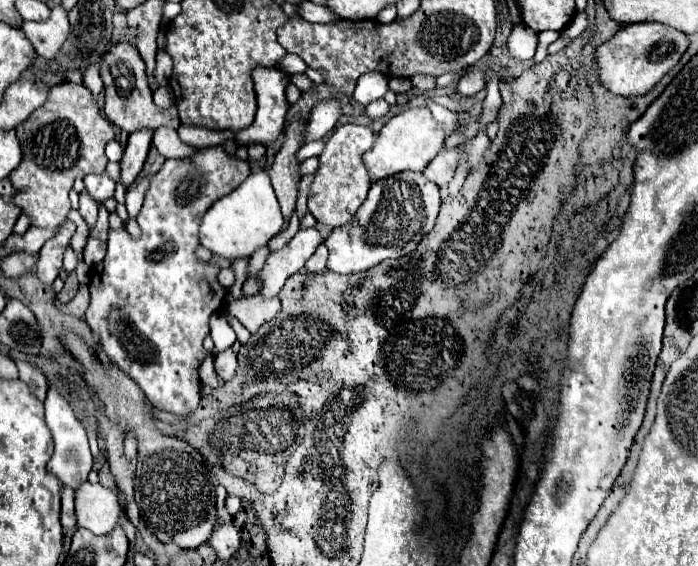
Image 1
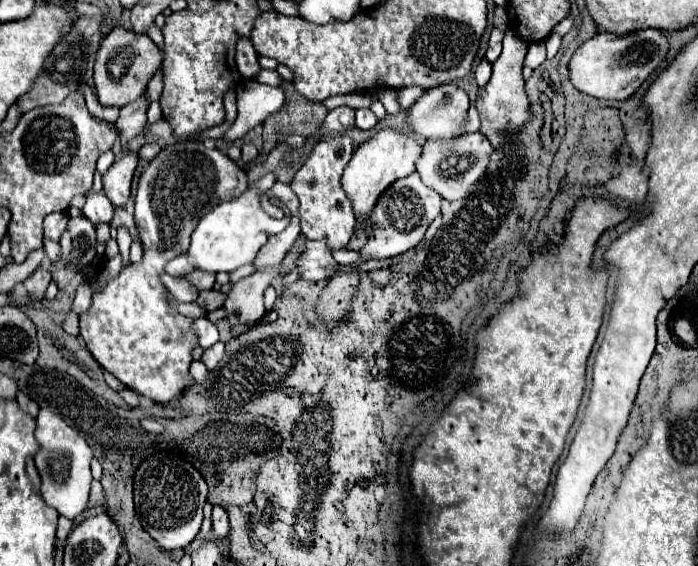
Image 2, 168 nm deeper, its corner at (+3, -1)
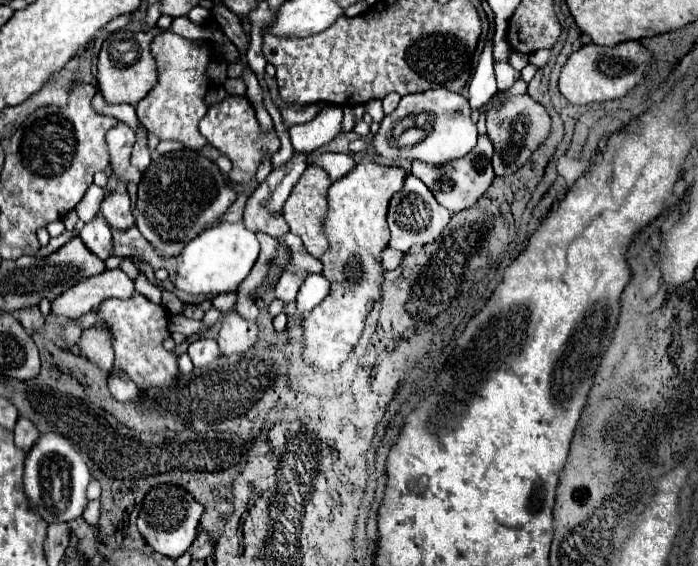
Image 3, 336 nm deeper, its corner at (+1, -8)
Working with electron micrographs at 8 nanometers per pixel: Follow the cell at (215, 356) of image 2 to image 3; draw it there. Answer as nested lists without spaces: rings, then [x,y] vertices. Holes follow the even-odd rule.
[[[201,338],[201,340],[193,342],[193,344],[189,344],[187,354],[189,354],[189,358],[193,360],[193,364],[197,368],[205,368],[211,362],[215,362],[215,356],[217,356],[217,360],[221,356],[217,342],[215,340],[209,340],[209,338]]]

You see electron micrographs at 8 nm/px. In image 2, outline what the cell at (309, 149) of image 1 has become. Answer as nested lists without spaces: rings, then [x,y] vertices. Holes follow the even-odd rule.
[[[267,173],[235,201],[219,203],[199,221],[197,229],[191,235],[191,245],[187,251],[189,263],[193,263],[195,269],[205,273],[221,273],[221,271],[231,273],[247,263],[253,263],[259,249],[267,243],[267,237],[281,233],[289,225],[289,221],[277,221],[261,209],[261,199],[265,197],[267,189],[273,187],[275,181],[277,181],[275,175]]]

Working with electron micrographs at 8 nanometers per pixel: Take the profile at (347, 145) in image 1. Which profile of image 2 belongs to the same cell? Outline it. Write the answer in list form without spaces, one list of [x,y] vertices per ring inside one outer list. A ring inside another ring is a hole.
[[[333,135],[321,139],[291,181],[291,189],[299,199],[301,233],[307,239],[323,241],[329,249],[343,249],[349,243],[353,235],[351,231],[355,227],[355,215],[351,203],[347,201],[345,191],[341,189],[341,175],[351,159],[351,153],[353,153],[353,141],[349,135]]]

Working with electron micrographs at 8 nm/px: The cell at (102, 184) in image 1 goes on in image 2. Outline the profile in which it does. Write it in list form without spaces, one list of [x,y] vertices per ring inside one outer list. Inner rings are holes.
[[[89,193],[87,195],[87,203],[83,207],[83,215],[93,223],[109,223],[113,219],[113,205],[109,203],[109,199],[101,193]]]

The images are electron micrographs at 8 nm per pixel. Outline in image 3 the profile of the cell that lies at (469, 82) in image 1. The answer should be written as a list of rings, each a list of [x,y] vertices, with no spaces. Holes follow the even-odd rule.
[[[437,88],[437,90],[427,90],[427,92],[403,96],[399,106],[397,106],[397,110],[383,118],[381,128],[379,128],[379,132],[375,134],[375,140],[373,140],[373,150],[377,154],[385,156],[385,158],[411,158],[411,160],[423,160],[423,162],[429,162],[429,164],[445,164],[445,162],[451,162],[451,160],[461,158],[467,152],[471,152],[475,144],[477,144],[477,126],[471,122],[469,102],[457,92],[449,92],[445,88]],[[421,112],[435,116],[433,132],[427,134],[427,138],[421,140],[415,146],[399,148],[397,140],[391,134],[395,124],[399,120],[407,118],[407,116],[415,116],[415,114],[421,114]]]

